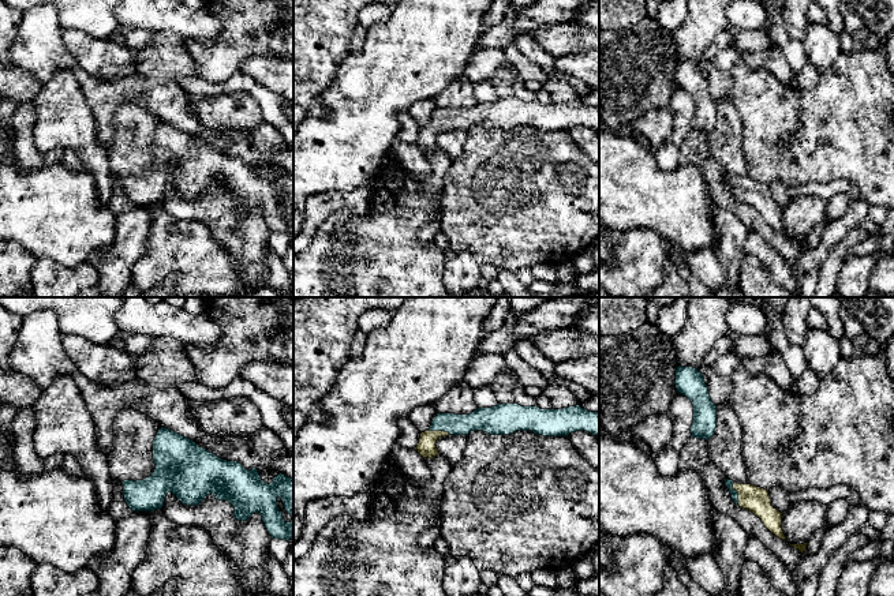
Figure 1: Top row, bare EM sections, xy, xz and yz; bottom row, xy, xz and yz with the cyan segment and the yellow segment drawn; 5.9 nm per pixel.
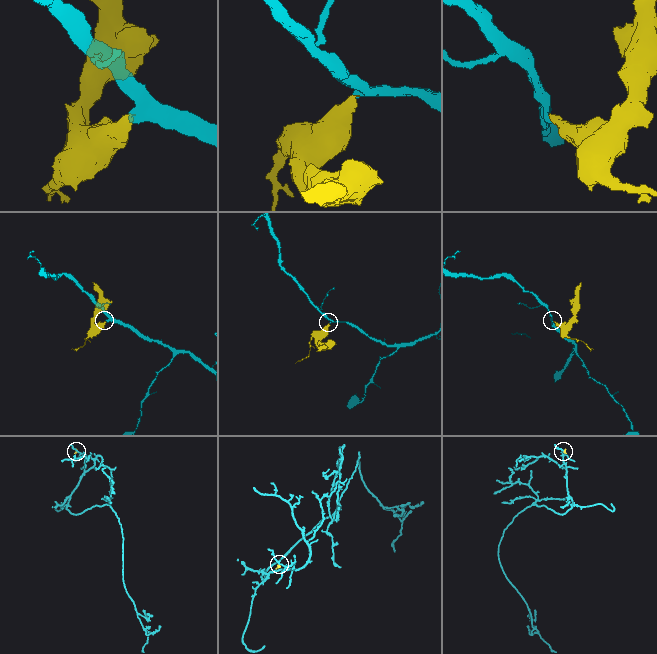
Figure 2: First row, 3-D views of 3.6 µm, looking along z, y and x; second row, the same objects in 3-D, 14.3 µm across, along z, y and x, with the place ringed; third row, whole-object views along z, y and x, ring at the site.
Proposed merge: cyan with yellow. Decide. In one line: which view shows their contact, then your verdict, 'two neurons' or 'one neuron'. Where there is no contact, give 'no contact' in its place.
yz | one neuron

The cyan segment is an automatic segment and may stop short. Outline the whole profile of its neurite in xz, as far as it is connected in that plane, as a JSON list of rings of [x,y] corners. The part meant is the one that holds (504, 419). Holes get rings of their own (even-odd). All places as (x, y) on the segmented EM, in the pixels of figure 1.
[[[519,404],[478,408],[470,415],[437,413],[430,428],[420,434],[415,450],[423,458],[433,458],[439,454],[435,443],[441,436],[468,435],[471,431],[483,431],[490,435],[532,431],[543,436],[568,436],[571,432],[587,431],[599,436],[599,413],[580,405],[540,409]]]

